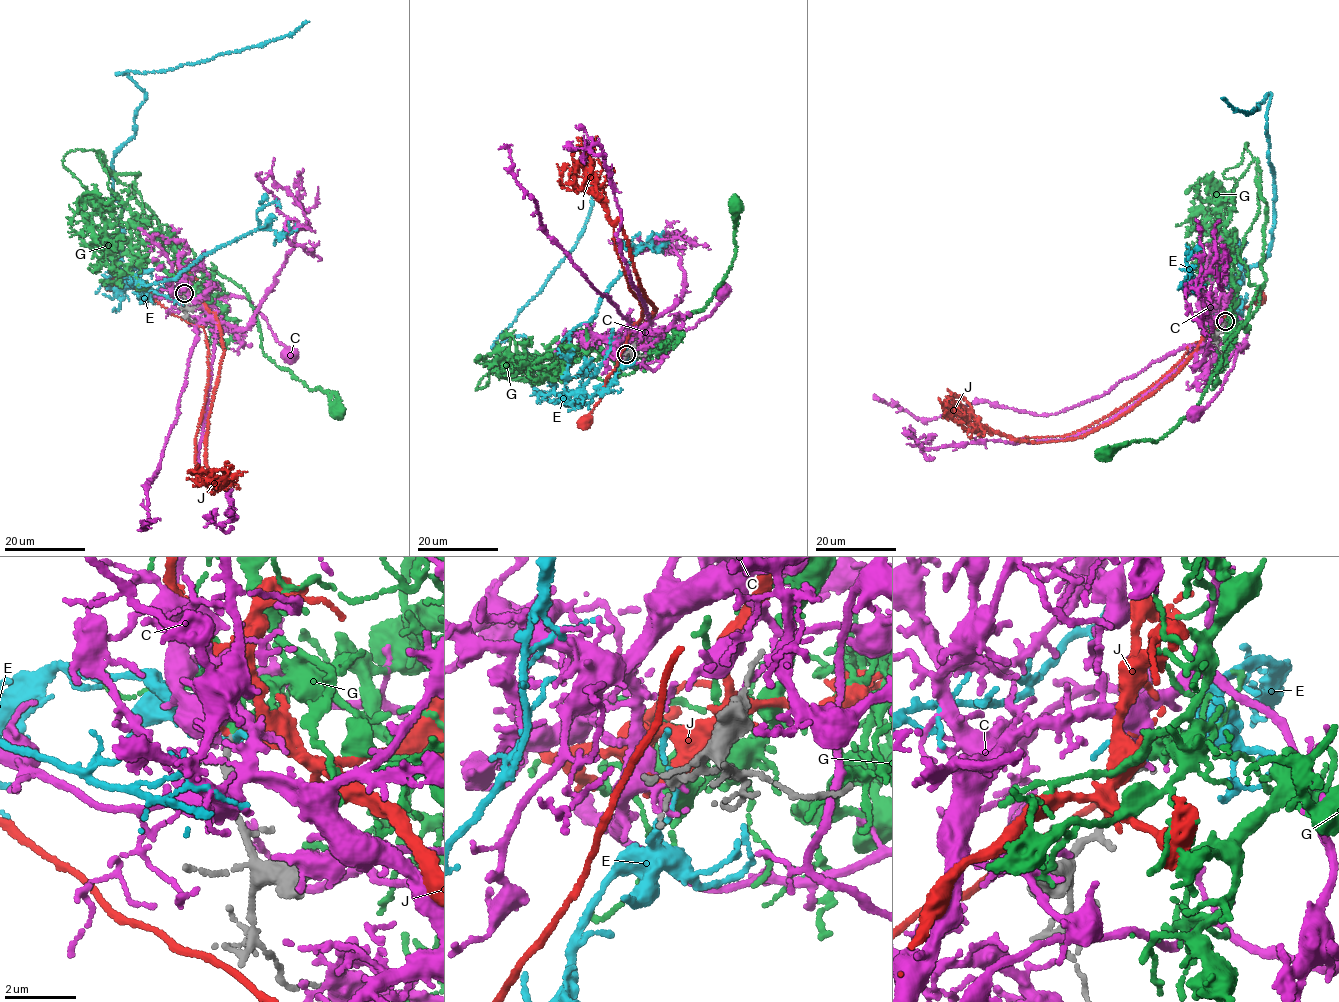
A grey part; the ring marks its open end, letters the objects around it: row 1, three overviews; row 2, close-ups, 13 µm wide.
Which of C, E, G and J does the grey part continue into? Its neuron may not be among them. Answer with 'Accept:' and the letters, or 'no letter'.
Accept: G

